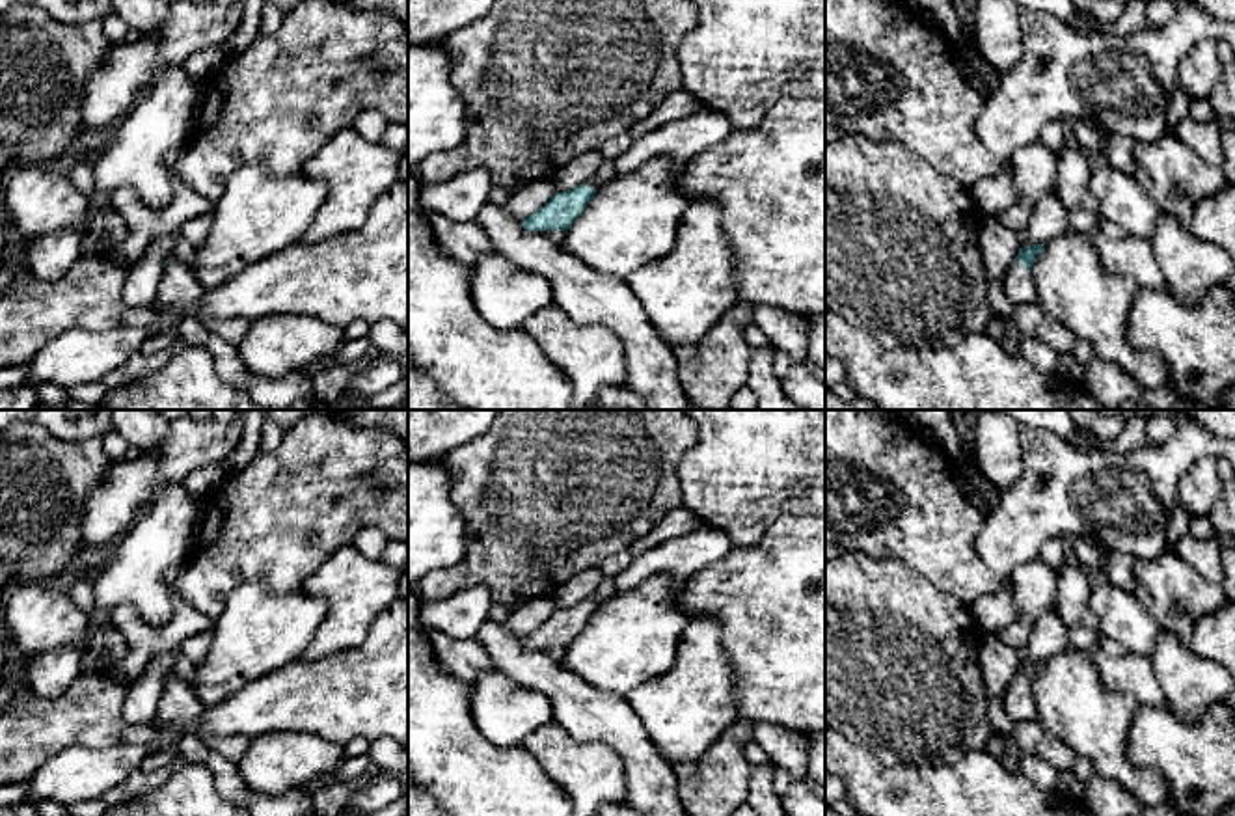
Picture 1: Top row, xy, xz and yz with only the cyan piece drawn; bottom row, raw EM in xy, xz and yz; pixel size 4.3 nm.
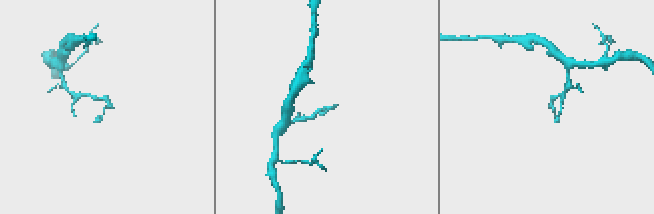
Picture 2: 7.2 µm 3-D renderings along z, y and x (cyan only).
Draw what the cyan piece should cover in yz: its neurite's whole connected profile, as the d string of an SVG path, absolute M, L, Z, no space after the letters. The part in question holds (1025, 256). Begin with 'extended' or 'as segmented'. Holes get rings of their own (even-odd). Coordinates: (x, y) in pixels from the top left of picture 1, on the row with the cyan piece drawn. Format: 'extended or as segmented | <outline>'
extended | M1045 242L1019 250L1011 263L1010 272L1002 281L1002 289L1013 306L1038 302L1030 270L1036 255L1043 252L1043 246Z

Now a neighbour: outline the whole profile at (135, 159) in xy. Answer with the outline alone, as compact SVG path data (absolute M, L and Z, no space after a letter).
M181 65L164 67L151 80L151 95L114 125L114 136L91 162L102 196L88 207L78 229L30 238L20 268L37 279L56 281L80 259L80 248L97 214L112 209L115 190L132 190L149 209L173 201L173 175L166 156L184 147L196 130L205 80Z

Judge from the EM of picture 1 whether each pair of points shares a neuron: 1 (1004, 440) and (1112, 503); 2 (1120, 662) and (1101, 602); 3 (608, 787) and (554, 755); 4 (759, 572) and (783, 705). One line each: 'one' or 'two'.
1: two
2: two
3: one
4: one

